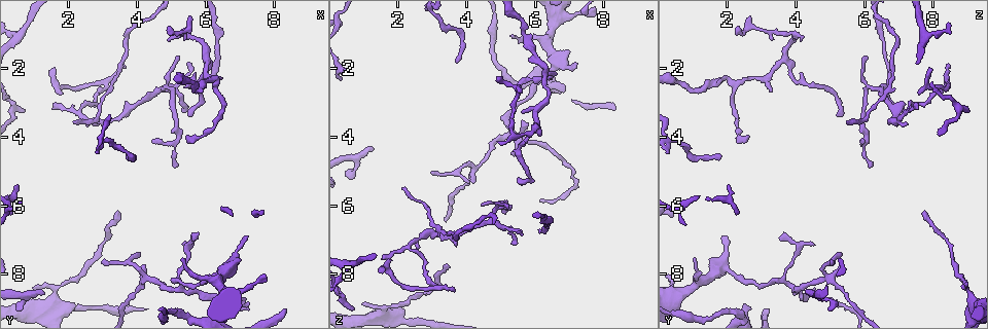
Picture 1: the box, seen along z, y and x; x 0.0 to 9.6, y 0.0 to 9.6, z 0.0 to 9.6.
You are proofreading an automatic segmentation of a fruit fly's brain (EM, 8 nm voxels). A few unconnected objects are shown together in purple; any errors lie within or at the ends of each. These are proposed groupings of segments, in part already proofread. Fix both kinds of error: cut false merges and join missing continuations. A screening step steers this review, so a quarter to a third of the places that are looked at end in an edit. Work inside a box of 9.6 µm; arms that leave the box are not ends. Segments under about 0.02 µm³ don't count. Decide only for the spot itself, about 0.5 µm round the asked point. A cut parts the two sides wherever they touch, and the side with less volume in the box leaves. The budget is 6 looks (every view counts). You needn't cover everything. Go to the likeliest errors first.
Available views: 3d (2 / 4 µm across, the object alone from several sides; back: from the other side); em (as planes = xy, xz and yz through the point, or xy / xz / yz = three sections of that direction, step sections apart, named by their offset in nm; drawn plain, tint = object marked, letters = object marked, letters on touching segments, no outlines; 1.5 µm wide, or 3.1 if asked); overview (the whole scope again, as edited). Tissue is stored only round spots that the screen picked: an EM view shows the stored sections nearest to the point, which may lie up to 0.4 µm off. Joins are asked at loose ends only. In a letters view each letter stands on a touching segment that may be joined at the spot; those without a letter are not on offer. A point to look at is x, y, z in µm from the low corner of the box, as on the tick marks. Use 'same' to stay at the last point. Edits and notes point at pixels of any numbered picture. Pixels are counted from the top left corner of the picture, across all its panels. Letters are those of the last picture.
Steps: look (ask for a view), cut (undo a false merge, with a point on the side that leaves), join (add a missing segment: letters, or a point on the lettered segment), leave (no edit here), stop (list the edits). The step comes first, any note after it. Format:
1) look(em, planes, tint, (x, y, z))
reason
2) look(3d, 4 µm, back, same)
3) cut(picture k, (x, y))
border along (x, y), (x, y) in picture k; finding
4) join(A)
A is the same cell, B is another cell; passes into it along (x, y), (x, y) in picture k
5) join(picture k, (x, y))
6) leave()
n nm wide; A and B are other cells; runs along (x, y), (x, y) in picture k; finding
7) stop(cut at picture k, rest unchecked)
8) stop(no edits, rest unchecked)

look(3d, 4 µm, back, (3.75, 4.50, 1.90))
thin end

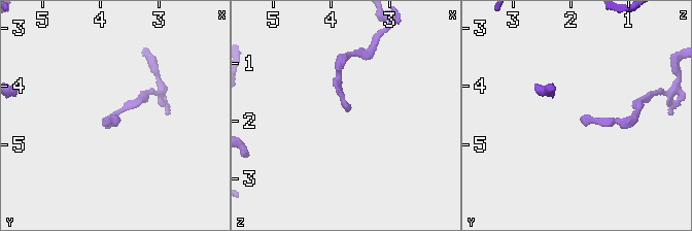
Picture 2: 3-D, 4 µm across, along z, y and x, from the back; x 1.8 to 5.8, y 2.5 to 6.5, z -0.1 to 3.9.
look(em, yz, step 8, tint, (3.75, 4.50, 1.85))

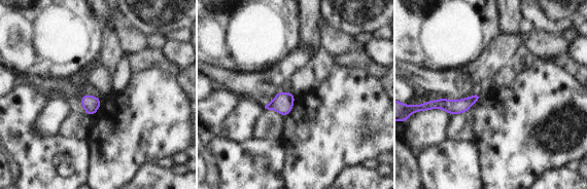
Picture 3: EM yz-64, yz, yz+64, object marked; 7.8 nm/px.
look(em, planes, letters, same)
cut it another way

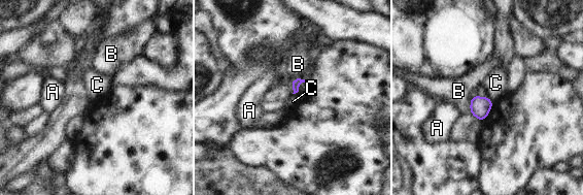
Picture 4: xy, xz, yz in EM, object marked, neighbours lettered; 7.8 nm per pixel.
leave()
B touches over 130 nm; A, B and C are other cells; border along (487, 96), (493, 101) in picture 4; none of them fits

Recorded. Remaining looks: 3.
look(em, xy, step 8, tint, (6.05, 1.75, 3.70))
three arms meet

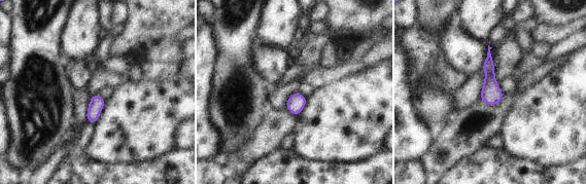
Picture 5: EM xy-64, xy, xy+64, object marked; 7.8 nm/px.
look(em, xz, step 8, tint, same)

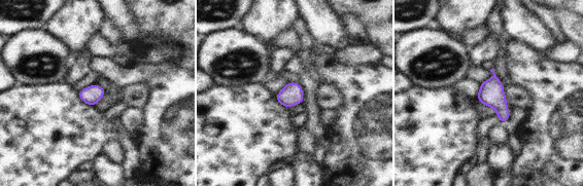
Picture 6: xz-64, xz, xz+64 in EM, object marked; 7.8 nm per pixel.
look(em, xz, step 8, letters, same)
what lies round it

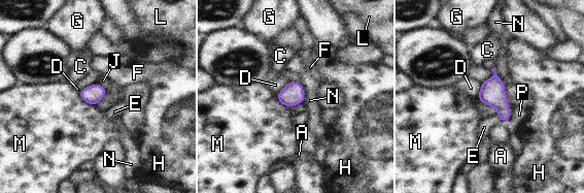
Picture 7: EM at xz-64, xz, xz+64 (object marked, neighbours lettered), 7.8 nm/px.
leave()
150 nm wide; A, C, D, E, F, G, H, J, L, M, N and P are other cells; border along (300, 83), (304, 92), (304, 102) in picture 7; continuous, no second cell

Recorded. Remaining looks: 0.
stop(no edits, rest unchecked)

